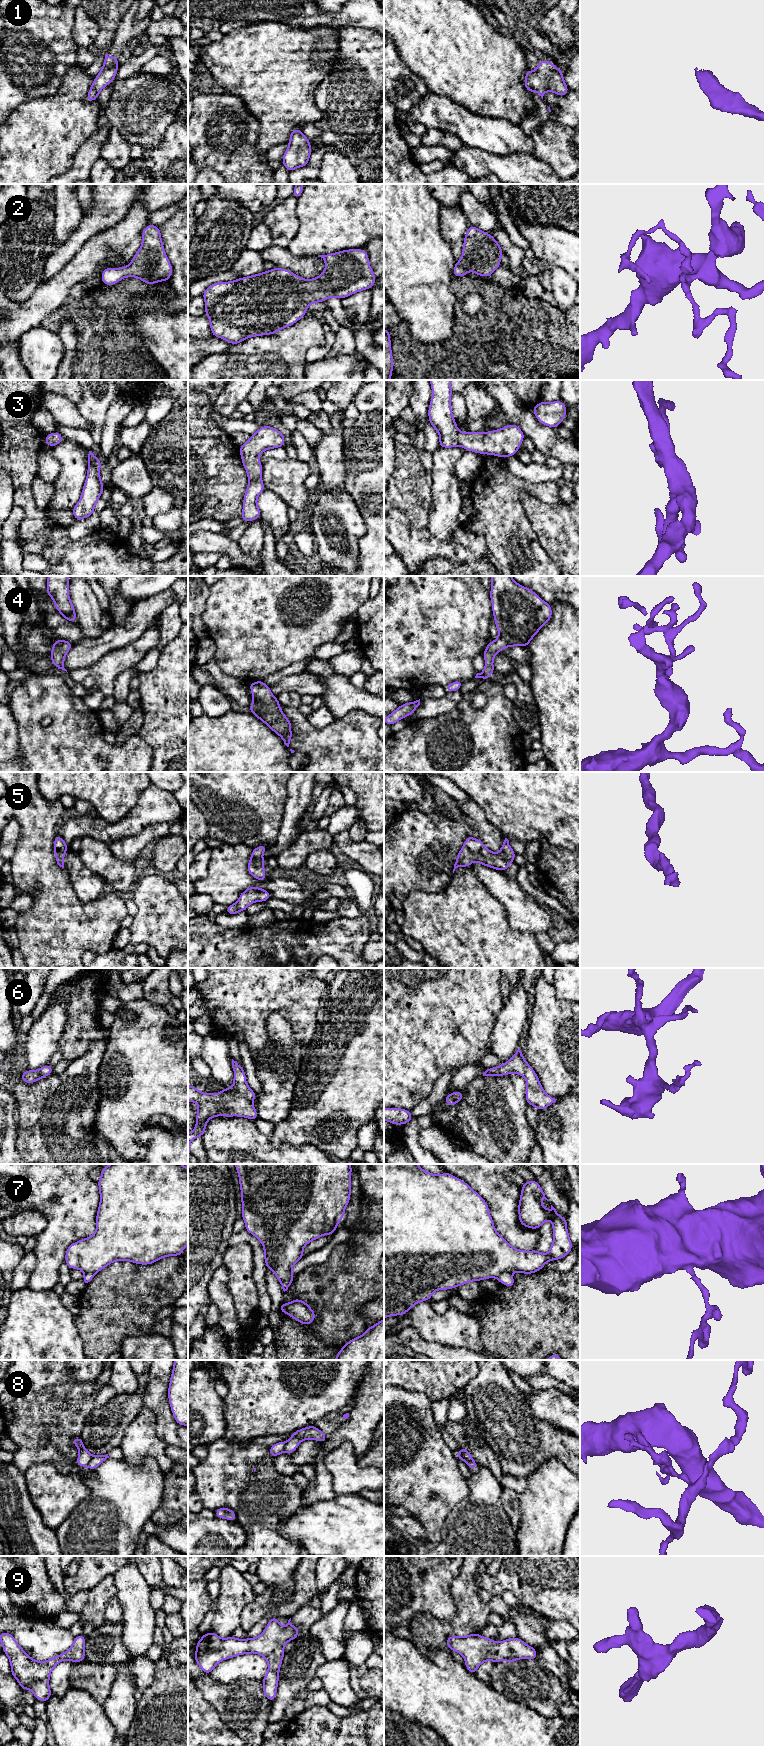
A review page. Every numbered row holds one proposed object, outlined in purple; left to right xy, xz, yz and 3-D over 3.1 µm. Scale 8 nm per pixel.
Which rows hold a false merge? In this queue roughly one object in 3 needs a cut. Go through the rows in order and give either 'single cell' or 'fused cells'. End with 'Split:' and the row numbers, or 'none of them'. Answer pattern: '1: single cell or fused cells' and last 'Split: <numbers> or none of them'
1: single cell
2: single cell
3: single cell
4: single cell
5: single cell
6: single cell
7: fused cells
8: fused cells
9: single cell
Split: 7, 8

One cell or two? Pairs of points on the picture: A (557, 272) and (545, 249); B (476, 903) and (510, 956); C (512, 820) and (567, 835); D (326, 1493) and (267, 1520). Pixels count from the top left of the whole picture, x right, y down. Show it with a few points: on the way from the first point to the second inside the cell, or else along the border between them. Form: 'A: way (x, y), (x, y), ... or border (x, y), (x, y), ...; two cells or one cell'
A: border (555, 265), (562, 268), (569, 275); two cells
B: way (476, 916), (476, 922), (497, 943); one cell
C: way (526, 820), (553, 821); one cell
D: border (301, 1497), (302, 1505); two cells

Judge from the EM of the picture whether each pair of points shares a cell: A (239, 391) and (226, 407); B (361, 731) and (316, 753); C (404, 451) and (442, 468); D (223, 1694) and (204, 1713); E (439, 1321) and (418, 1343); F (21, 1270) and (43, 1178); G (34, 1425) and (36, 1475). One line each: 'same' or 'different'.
A: same
B: same
C: different
D: different
E: different
F: different
G: different

